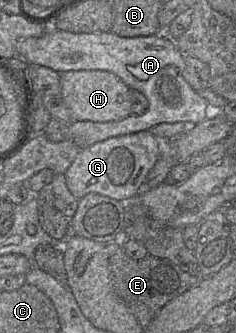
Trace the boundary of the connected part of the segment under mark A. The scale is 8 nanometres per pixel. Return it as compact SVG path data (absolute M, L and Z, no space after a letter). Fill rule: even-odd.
M49 28L40 37L19 39L16 44L16 53L28 64L48 67L56 72L79 70L102 70L118 76L129 88L142 93L148 100L148 109L141 115L130 115L125 119L110 122L73 121L69 125L70 138L81 148L111 137L128 135L140 131L149 131L160 123L183 122L196 125L204 121L211 114L207 101L200 97L183 77L184 58L176 47L175 41L164 32L146 37L120 37L113 32L103 33L71 33Z

